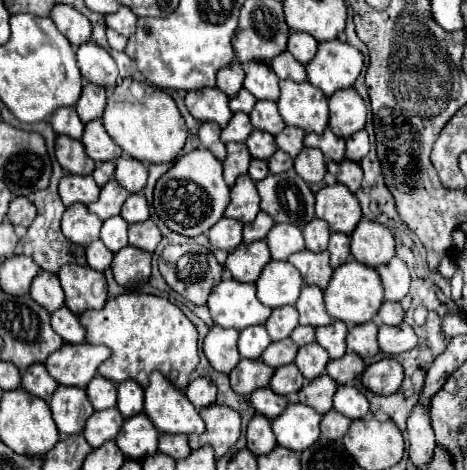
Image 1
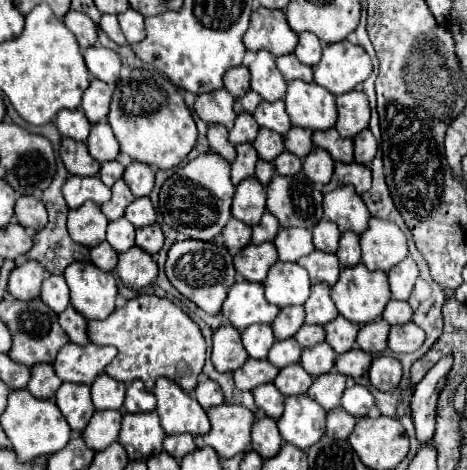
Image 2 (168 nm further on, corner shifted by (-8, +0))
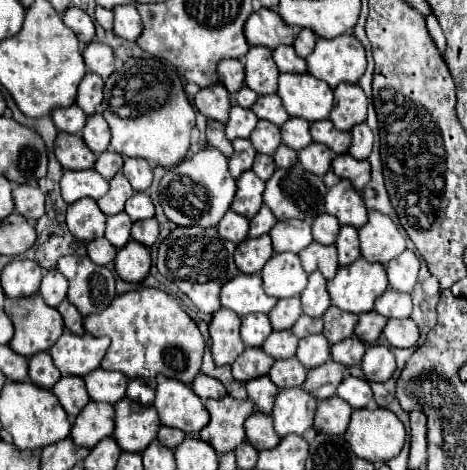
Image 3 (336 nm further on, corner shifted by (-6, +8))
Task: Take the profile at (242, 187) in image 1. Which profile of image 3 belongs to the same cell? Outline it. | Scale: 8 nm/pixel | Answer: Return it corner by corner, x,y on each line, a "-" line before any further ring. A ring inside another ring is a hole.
246,170
238,178
238,192
230,208
246,218
254,218
256,212
262,208
262,192
264,182
252,170

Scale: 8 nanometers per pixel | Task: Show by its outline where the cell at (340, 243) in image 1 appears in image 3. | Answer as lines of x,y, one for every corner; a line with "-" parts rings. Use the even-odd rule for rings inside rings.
342,226
338,240
336,240
336,248
338,248
338,264
340,266
348,266
354,260
358,260
360,258
358,230
350,228
350,226

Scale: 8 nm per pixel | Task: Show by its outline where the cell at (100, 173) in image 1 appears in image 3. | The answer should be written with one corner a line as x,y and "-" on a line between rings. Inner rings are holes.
106,150
106,152
102,152
102,154
98,156
94,168
98,170
98,174
100,174
104,180
110,180
118,170
122,170
122,164
124,164
124,158
118,156
118,152

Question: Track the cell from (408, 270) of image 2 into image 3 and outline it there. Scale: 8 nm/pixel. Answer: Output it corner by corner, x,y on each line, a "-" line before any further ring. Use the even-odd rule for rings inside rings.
410,250
402,252
398,258
386,264
390,288
398,292
412,292
418,278
418,268
420,268
420,260
416,258
416,254
412,254

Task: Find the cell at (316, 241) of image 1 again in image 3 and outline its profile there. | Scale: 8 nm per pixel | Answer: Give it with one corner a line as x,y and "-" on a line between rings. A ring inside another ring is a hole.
320,214
320,216
314,218
312,234
314,234
316,242
334,244
334,240
338,238
338,232
340,232
340,224
338,224
338,220
334,220
334,216

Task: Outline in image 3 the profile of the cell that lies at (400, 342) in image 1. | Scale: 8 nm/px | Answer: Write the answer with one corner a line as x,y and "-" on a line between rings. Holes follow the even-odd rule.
412,318
404,320
388,320
388,324
382,330
386,342
396,348
410,348
418,342
418,326

